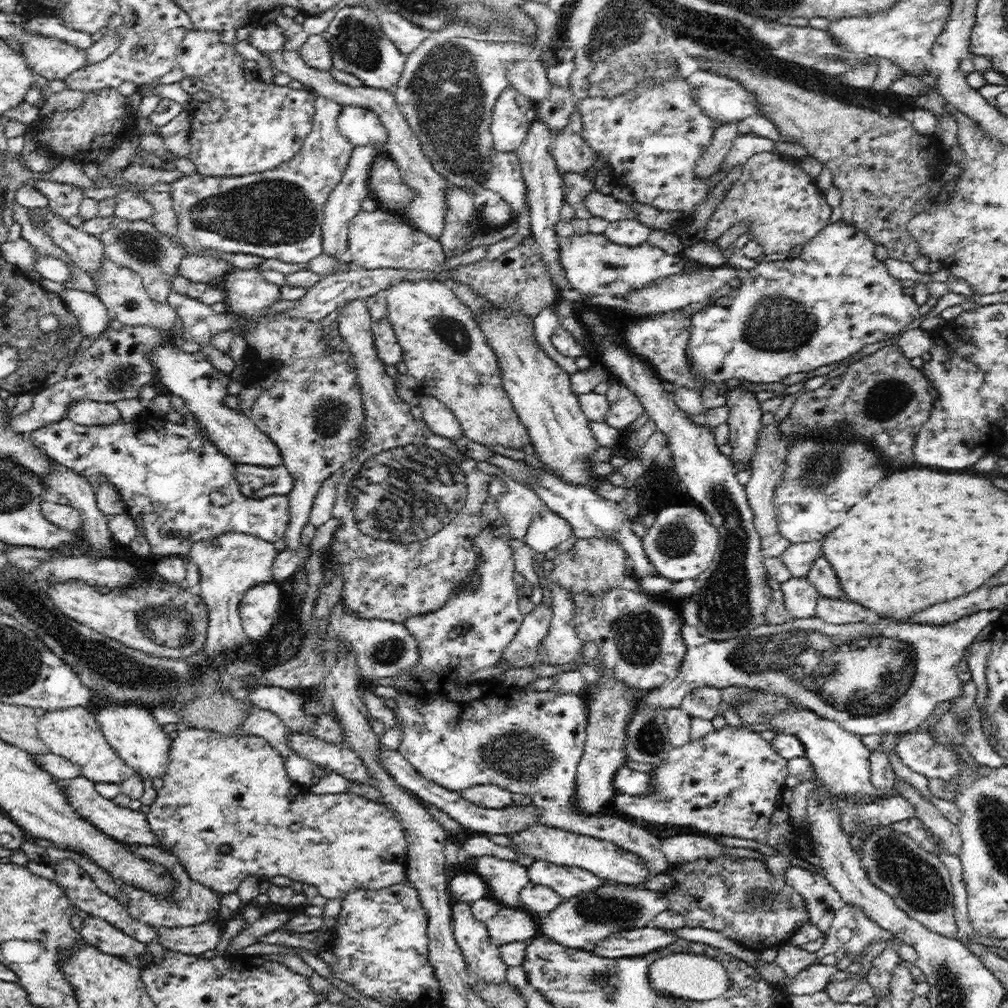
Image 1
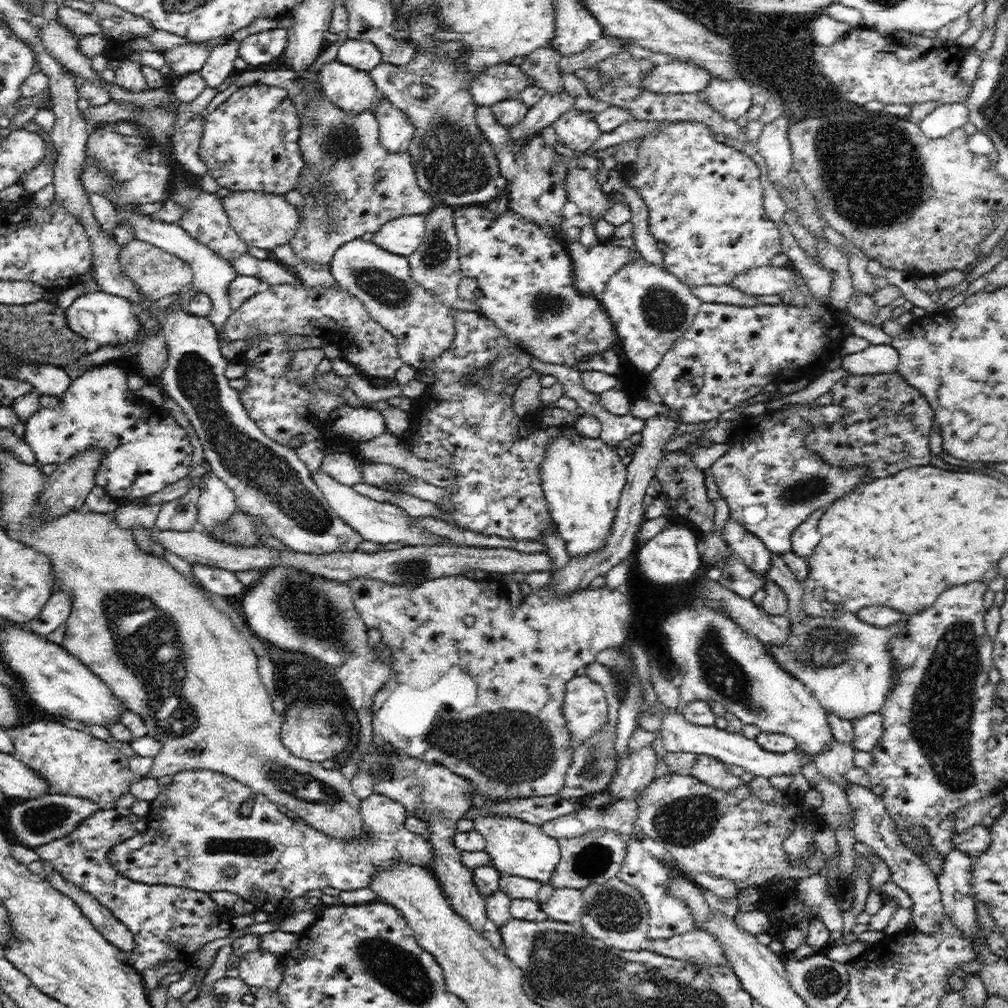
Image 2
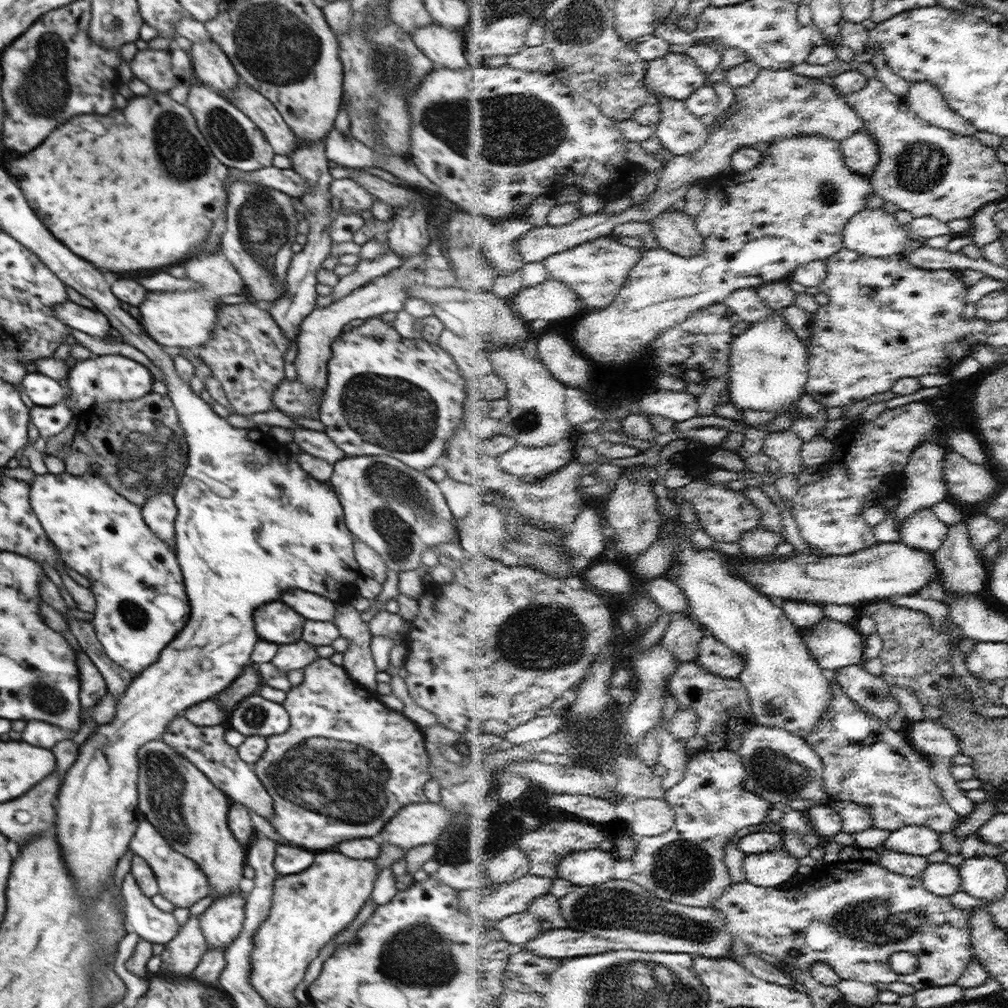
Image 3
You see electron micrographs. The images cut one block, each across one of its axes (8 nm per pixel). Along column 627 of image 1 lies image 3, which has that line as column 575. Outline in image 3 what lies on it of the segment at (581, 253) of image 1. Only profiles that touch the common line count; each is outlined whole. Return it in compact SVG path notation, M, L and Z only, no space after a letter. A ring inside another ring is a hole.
M614 235L601 237L570 250L554 254L544 261L554 279L569 284L587 304L587 310L599 310L612 306L618 298L630 273L644 258L645 249L622 244Z

